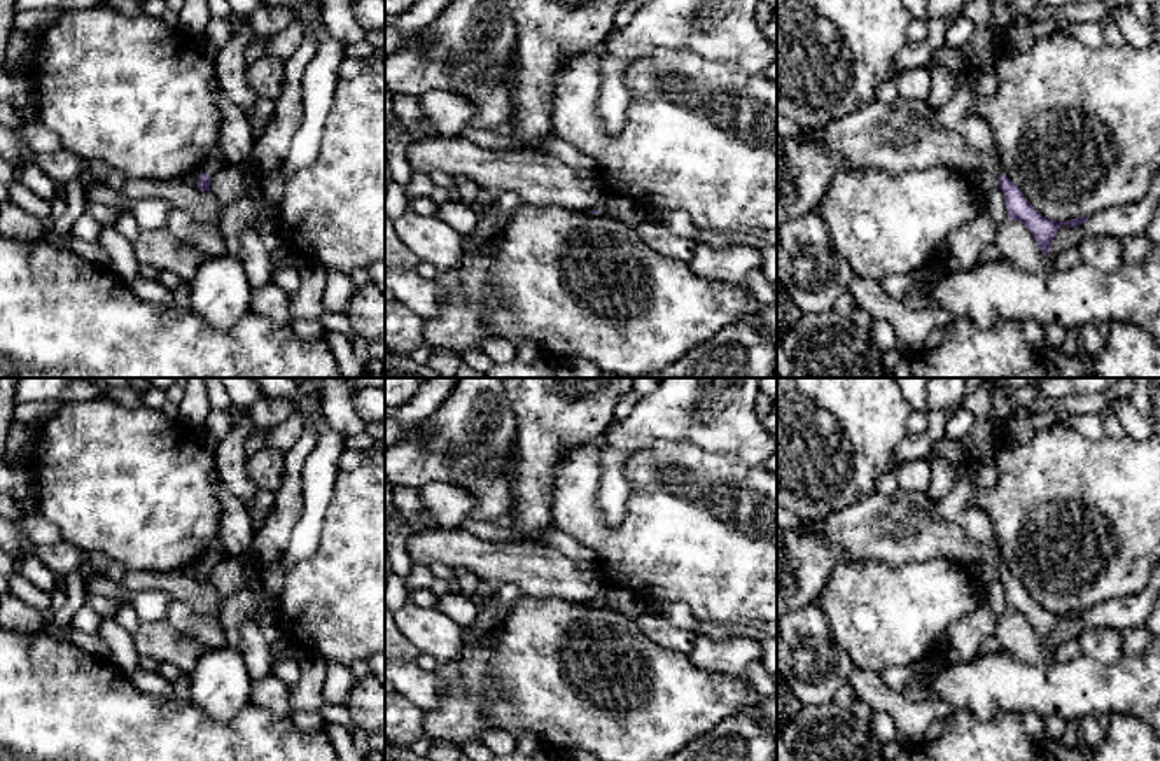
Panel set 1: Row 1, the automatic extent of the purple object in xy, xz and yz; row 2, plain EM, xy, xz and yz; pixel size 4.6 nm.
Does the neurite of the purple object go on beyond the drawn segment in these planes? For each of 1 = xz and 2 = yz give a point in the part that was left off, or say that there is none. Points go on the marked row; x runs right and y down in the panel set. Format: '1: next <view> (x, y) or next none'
1: next xz (602, 205)
2: next yz (903, 137)

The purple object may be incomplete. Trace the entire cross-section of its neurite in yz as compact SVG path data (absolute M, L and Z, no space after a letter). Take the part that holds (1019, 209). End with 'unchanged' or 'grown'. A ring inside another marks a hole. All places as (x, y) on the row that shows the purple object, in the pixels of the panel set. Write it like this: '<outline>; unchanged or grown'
M875 98L814 136L828 152L845 161L847 171L903 175L945 166L973 175L978 170L992 170L999 177L1008 217L1031 231L1045 257L1062 226L1080 227L1088 220L1080 217L1057 222L1043 217L1006 177L997 150L971 149L936 117L936 108L927 100L898 98L885 105Z; grown

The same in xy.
M217 149L212 156L210 161L203 166L203 170L199 171L199 182L198 182L198 189L199 191L210 191L210 177L219 171L224 164L226 164L226 157L222 154L220 149Z; grown

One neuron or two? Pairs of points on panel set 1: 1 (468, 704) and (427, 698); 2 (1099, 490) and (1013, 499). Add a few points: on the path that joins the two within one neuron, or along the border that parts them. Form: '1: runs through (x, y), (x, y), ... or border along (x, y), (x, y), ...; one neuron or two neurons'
1: border along (433, 674), (441, 683), (443, 693), (426, 711); two neurons
2: runs through (1078, 495), (1034, 499); one neuron

